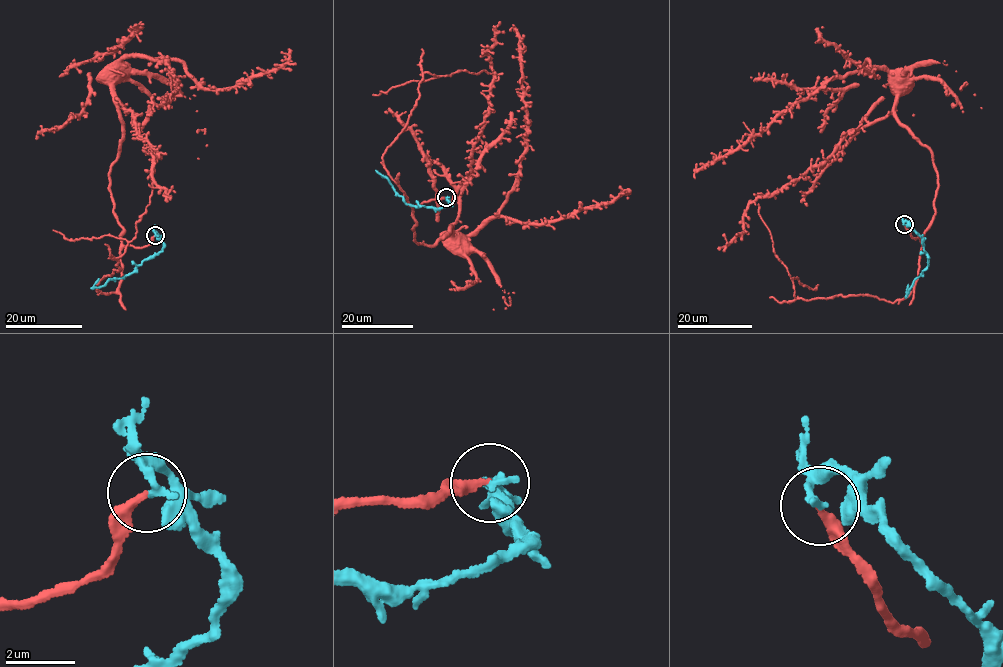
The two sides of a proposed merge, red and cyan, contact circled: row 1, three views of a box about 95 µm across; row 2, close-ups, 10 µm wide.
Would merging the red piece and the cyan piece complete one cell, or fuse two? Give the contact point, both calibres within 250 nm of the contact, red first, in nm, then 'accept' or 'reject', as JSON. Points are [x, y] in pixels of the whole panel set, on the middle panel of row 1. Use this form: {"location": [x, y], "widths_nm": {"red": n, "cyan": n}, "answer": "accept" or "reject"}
{"location": [446, 197], "widths_nm": {"red": 240, "cyan": 240}, "answer": "reject"}

